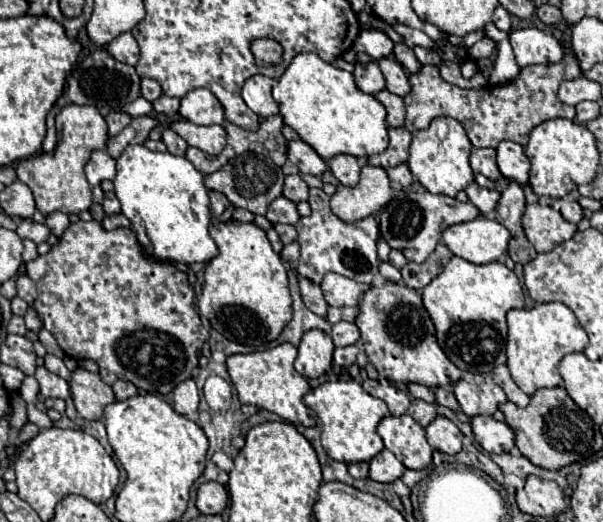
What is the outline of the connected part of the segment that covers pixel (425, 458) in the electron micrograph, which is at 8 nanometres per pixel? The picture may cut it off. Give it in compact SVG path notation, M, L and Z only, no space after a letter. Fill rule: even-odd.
M408 413L384 417L378 425L378 435L382 437L386 449L390 449L408 469L426 469L432 463L432 449L426 441L426 431Z

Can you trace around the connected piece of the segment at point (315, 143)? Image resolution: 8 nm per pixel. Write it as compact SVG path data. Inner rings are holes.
M300 53L288 65L274 89L280 115L302 141L306 141L326 161L334 155L348 153L354 157L370 157L388 147L386 109L374 95L360 91L350 71L338 69L316 53Z

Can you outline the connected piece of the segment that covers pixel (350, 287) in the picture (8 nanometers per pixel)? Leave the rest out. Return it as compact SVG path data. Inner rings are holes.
M326 273L320 287L324 291L328 305L332 305L332 307L344 307L344 305L356 307L360 301L360 295L362 295L360 283L344 277L344 275L338 275L338 273Z

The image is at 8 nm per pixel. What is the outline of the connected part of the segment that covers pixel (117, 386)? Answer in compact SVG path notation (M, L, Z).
M116 381L114 385L112 385L112 389L114 389L114 395L116 395L116 399L128 399L128 397L134 397L134 395L138 395L138 389L136 389L136 385L132 385L130 381Z

